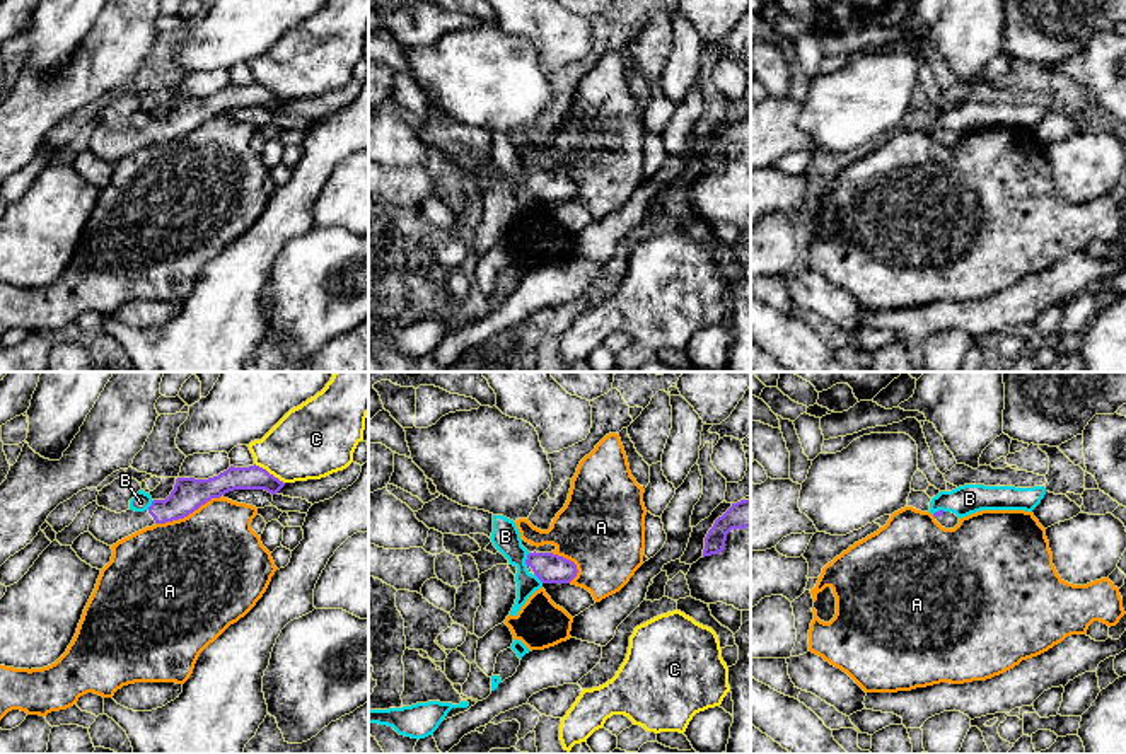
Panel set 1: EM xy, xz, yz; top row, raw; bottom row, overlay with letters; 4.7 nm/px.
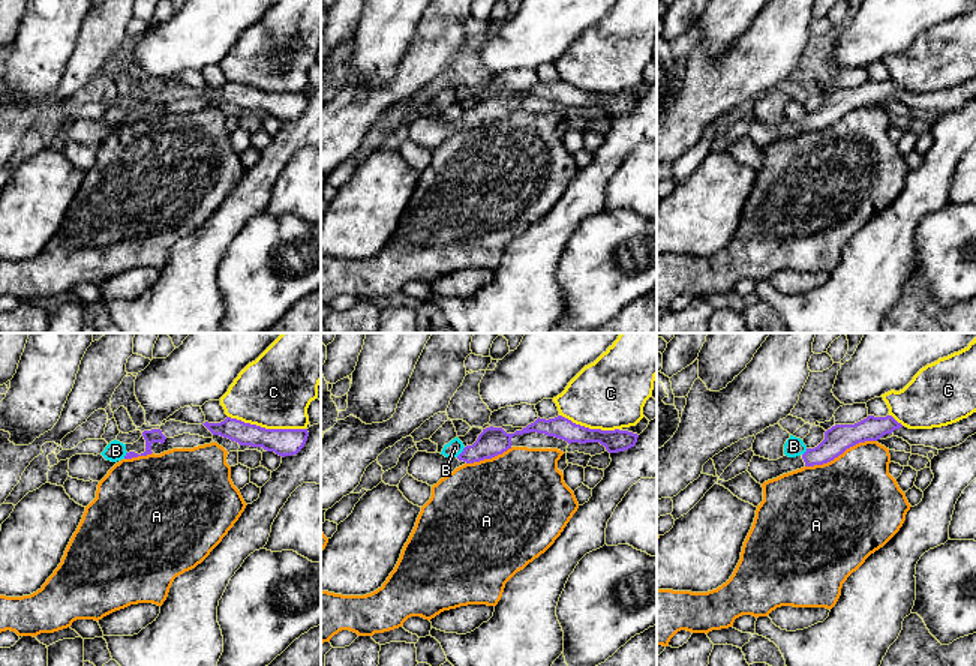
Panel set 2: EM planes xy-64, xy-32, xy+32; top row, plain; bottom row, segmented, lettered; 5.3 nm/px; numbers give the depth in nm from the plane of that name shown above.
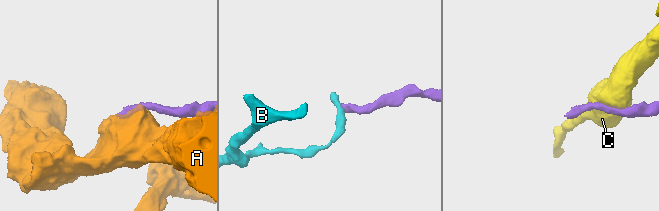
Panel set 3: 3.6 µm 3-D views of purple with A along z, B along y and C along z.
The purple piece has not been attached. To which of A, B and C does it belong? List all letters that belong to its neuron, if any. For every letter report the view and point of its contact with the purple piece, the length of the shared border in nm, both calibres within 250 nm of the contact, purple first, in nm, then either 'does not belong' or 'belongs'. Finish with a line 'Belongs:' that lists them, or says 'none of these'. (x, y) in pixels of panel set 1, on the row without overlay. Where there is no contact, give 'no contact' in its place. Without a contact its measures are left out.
A: xy (188, 132) | 340 nm | 160/480 nm | does not belong
B: xz (526, 178) | 70 nm | 140/140 nm | does not belong
C: xy (268, 91) | 170 nm | 110/360 nm | does not belong
Belongs: none of these

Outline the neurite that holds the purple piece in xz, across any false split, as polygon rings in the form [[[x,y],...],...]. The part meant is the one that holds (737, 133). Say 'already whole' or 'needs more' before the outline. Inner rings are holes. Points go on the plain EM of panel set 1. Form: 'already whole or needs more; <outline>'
already whole; [[[740,118],[715,138],[705,155],[703,176],[718,172],[725,167],[727,152],[732,147],[751,145],[751,118]]]

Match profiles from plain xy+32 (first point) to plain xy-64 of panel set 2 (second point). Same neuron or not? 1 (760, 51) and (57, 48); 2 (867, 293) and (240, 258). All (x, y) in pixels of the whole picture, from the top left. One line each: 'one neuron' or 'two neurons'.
1: two neurons
2: two neurons

